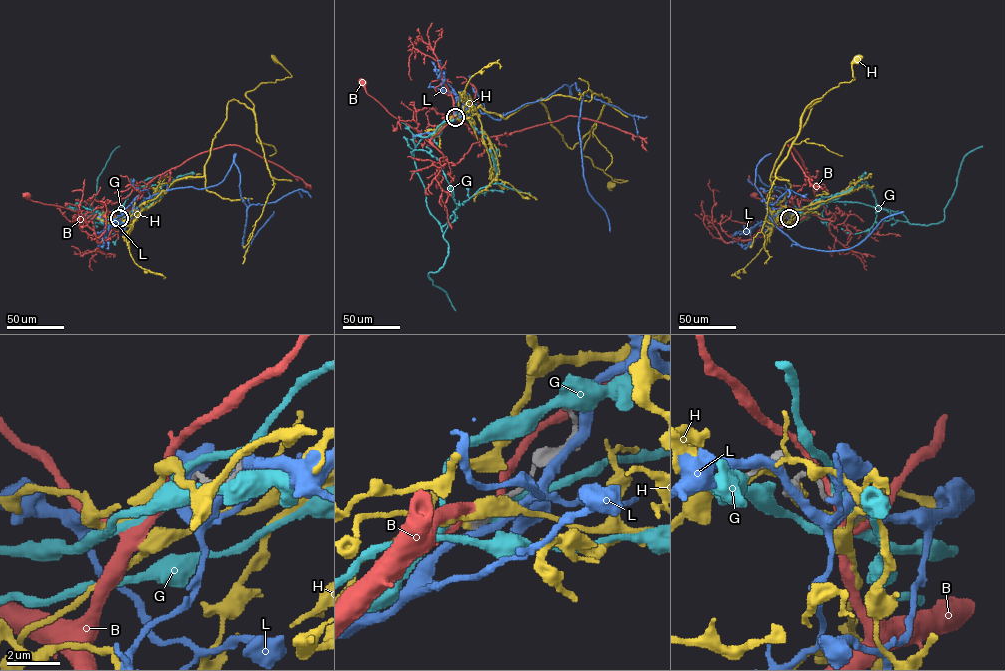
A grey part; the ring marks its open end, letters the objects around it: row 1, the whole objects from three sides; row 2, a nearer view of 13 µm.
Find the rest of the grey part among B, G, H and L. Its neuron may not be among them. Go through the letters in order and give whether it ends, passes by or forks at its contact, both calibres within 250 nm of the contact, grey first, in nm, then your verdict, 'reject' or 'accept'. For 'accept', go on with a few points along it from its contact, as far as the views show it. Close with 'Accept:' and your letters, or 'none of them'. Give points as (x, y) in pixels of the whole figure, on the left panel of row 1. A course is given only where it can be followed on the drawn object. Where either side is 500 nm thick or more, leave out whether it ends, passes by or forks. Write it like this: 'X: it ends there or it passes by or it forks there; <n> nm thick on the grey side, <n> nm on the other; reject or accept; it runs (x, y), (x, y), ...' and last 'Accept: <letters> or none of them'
B: it passes by; 240 nm thick on the grey side, 260 nm on the other; reject
G: it passes by; 440 nm thick on the grey side, 480 nm on the other; reject
H: it passes by; 420 nm thick on the grey side, 260 nm on the other; accept; it runs (120, 218), (174, 181), (204, 175), (228, 102), (253, 110), (245, 93), (291, 77), (275, 59)
L: it passes by; 420 nm thick on the grey side, 260 nm on the other; reject
Accept: H

